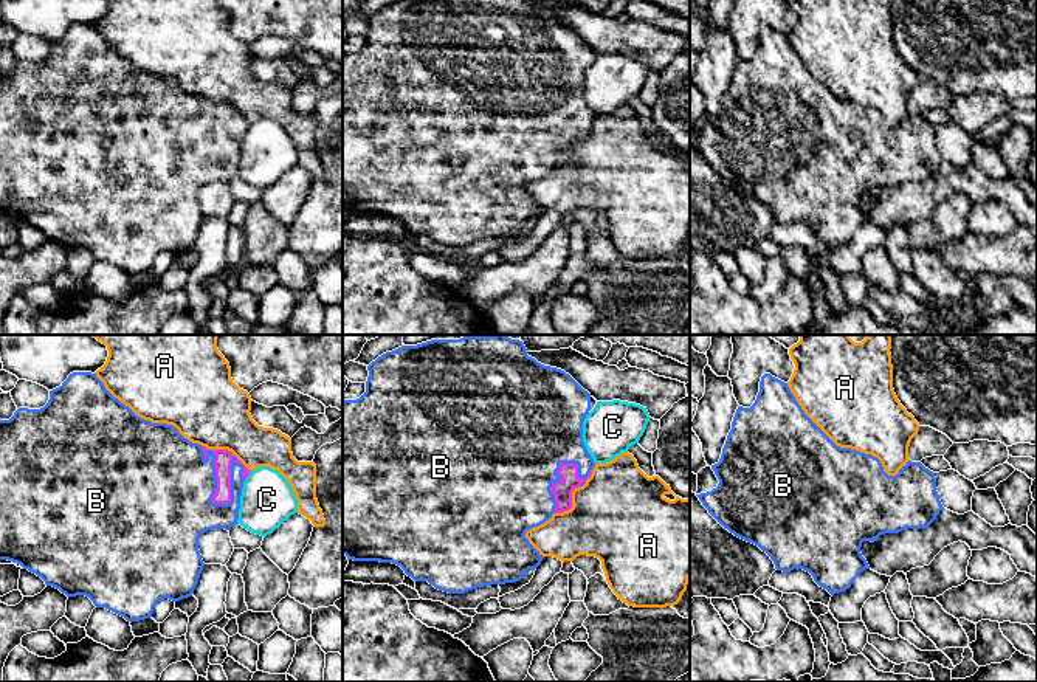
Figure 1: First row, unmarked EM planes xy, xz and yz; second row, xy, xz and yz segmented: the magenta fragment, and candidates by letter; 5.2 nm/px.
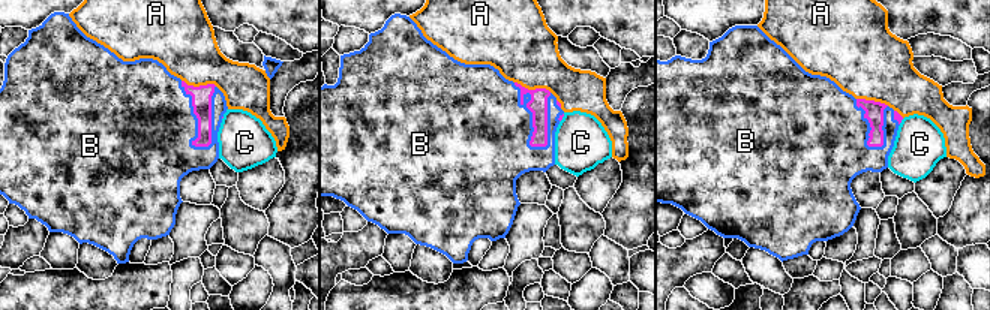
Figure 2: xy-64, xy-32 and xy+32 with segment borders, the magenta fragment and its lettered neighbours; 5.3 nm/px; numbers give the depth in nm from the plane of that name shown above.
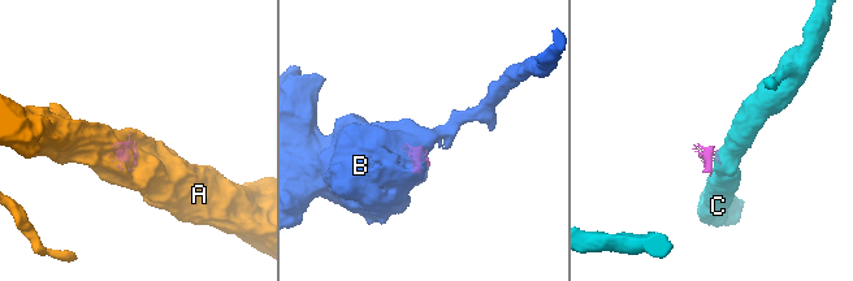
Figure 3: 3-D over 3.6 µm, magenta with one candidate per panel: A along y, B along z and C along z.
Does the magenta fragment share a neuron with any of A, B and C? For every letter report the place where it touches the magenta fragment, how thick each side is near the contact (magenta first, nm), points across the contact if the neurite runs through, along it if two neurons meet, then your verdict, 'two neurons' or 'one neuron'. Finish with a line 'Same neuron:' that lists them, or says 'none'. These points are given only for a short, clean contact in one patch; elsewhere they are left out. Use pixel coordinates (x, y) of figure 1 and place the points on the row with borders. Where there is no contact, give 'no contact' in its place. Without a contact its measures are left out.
A: contact xz (571, 504); calibres 100 and 480 nm; two neurons
B: contact xy (217, 484); calibres 90 and 460 nm; one neuron
C: contact xy (248, 475); calibres 50 and 280 nm; border xy (250, 471), (245, 479); two neurons
Same neuron: B

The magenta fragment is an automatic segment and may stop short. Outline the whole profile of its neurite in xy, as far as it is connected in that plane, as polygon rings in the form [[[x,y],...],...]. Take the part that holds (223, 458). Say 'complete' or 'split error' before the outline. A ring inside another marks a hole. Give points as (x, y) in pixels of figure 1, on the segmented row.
split error; [[[73,372],[59,388],[50,391],[43,408],[19,408],[9,420],[0,420],[0,560],[20,564],[67,597],[85,595],[96,608],[105,608],[130,623],[149,618],[160,600],[180,601],[192,595],[205,567],[198,538],[208,530],[229,530],[237,524],[242,488],[248,476],[250,470],[231,451],[208,450],[184,439],[172,425],[141,418],[115,398],[96,374]]]

